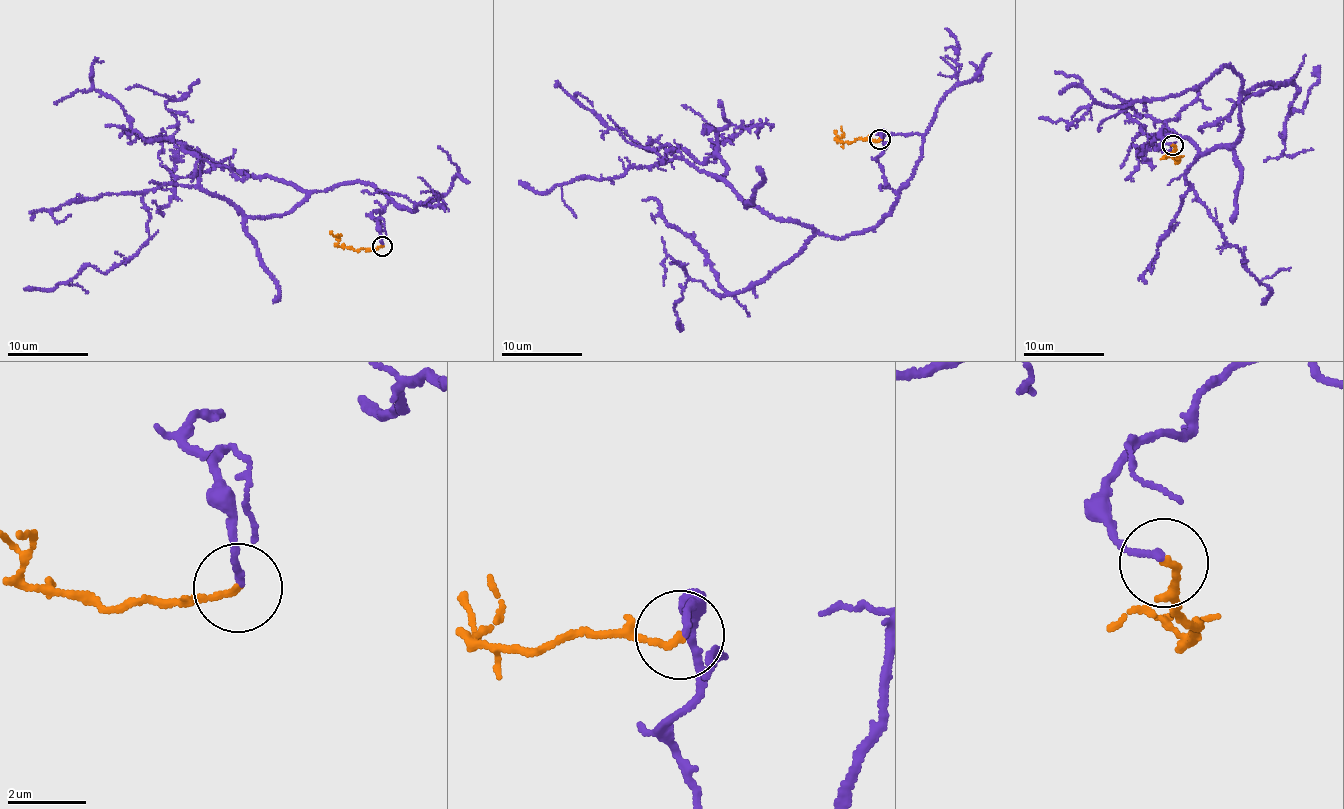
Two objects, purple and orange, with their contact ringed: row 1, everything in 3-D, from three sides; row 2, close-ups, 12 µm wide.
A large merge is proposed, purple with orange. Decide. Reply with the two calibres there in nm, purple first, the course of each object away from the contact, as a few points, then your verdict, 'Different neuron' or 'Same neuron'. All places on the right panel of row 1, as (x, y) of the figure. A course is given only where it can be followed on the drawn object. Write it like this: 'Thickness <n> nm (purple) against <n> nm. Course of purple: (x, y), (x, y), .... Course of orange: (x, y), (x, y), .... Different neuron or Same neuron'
Thickness 170 nm (purple) against 160 nm. Course of purple: (1173, 145), (1164, 125), (1206, 79), (1239, 76), (1241, 138), (1185, 175), (1269, 288), (1261, 304). Course of orange: (1173, 145), (1179, 160), (1176, 162), (1170, 156), (1160, 159). Same neuron

